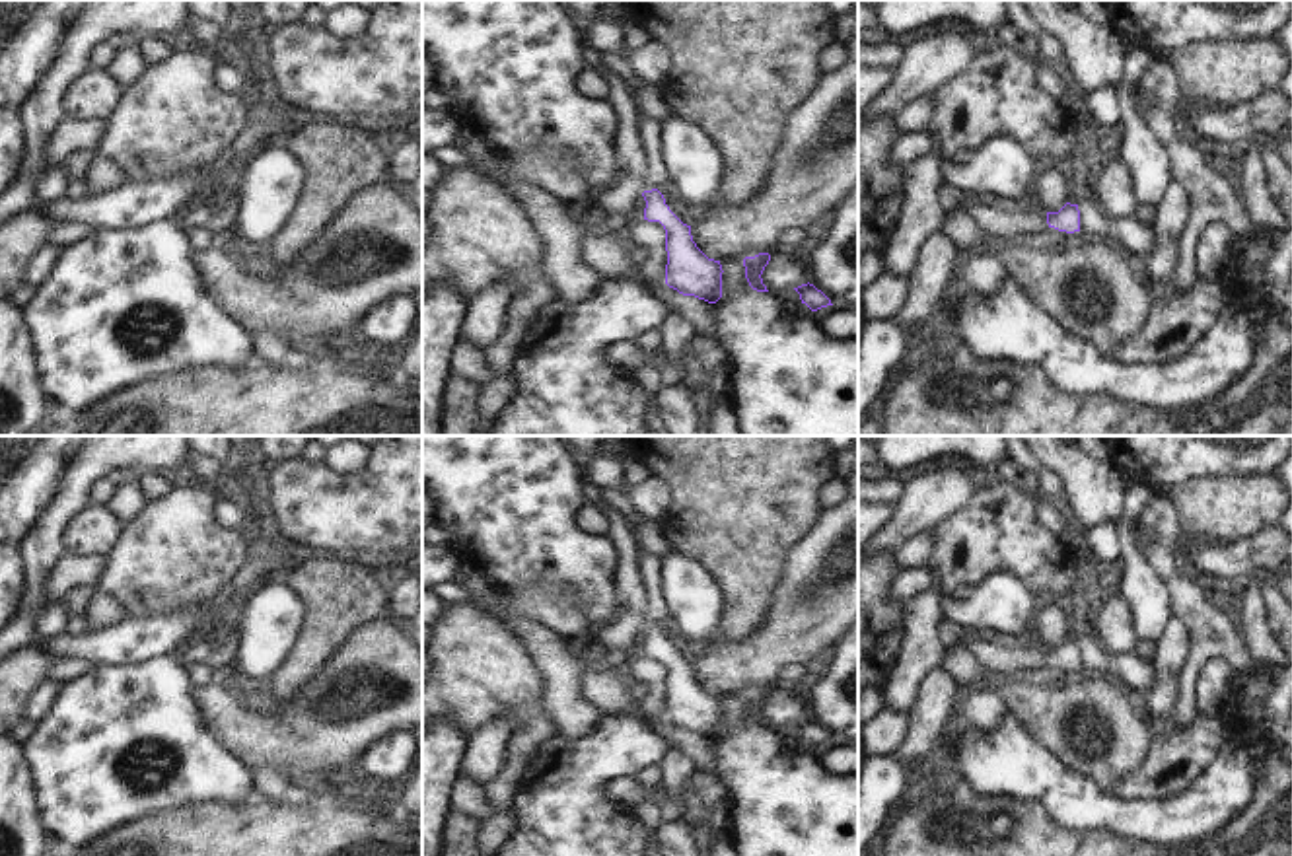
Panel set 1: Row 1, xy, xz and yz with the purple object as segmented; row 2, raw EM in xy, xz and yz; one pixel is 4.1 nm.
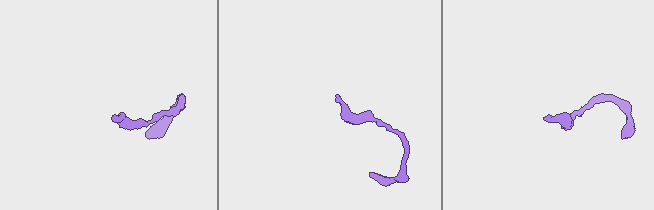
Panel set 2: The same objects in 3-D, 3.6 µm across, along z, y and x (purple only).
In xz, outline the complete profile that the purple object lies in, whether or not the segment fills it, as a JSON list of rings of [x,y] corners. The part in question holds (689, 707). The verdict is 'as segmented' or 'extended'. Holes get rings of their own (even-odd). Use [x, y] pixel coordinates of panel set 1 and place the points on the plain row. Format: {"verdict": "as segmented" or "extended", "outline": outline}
{"verdict": "extended", "outline": [[[638,551],[642,586],[646,589],[644,656],[660,658],[665,665],[665,720],[683,731],[695,731],[708,739],[722,733],[722,700],[708,695],[693,677],[691,661],[683,660],[665,640],[660,621],[669,613],[662,599],[660,556]]]}

